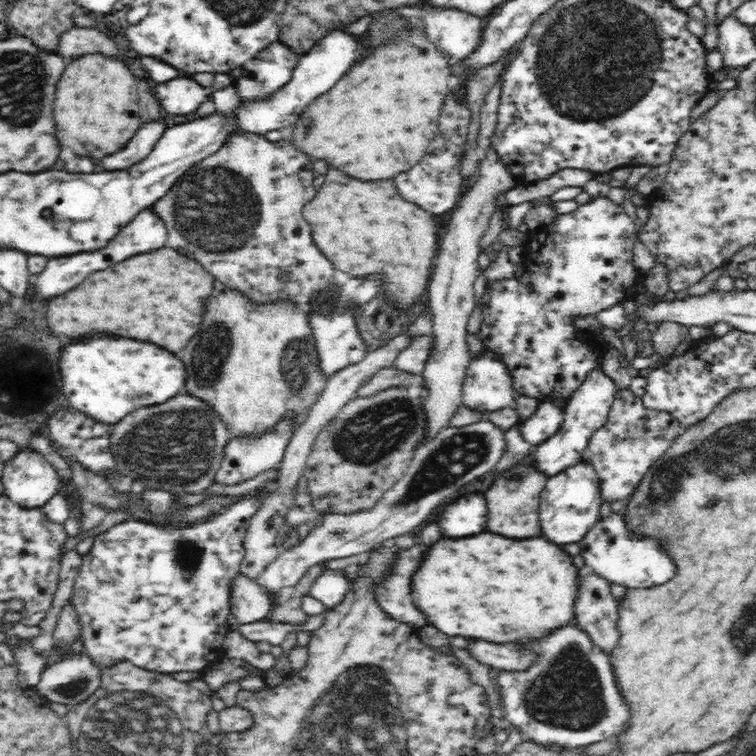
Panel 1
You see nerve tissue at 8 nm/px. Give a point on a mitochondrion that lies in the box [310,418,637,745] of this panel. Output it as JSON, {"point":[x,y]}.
{"point":[568,695]}

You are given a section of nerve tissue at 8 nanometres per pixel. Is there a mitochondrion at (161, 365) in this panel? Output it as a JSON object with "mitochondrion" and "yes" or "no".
{"mitochondrion":"no"}

